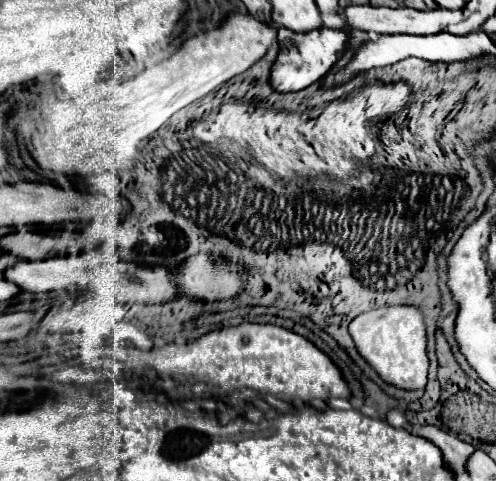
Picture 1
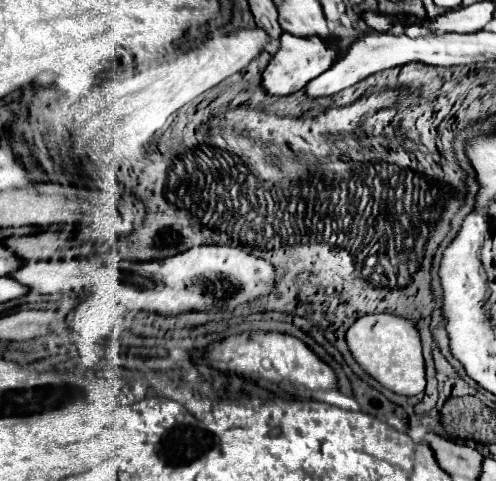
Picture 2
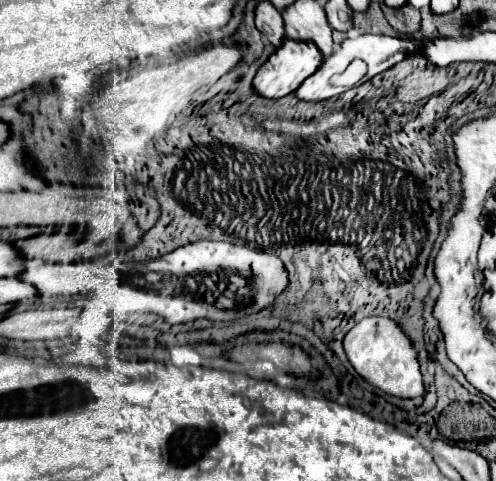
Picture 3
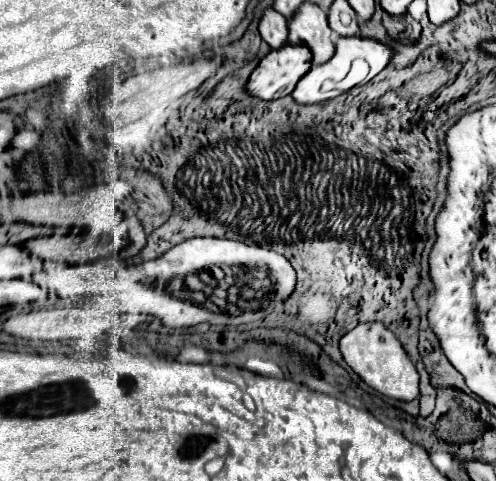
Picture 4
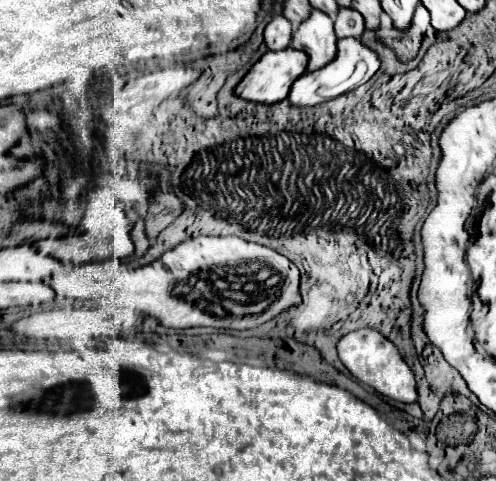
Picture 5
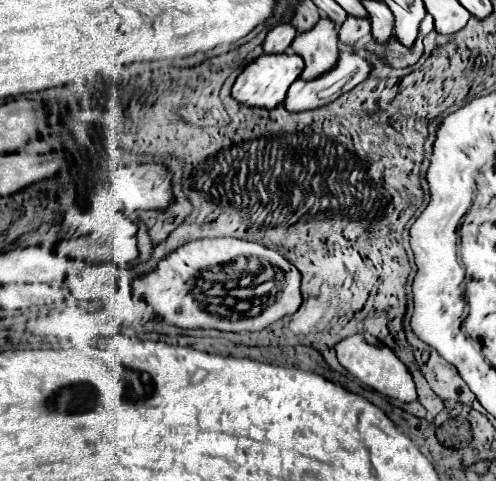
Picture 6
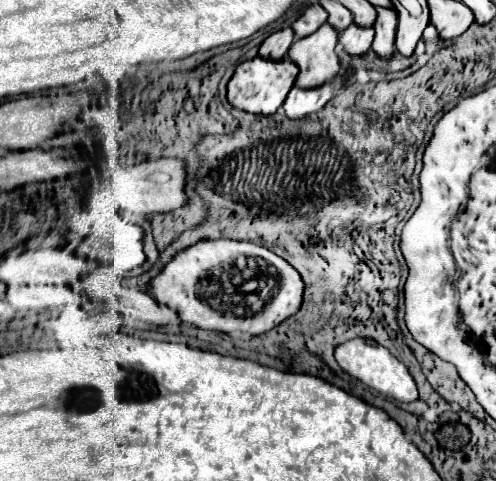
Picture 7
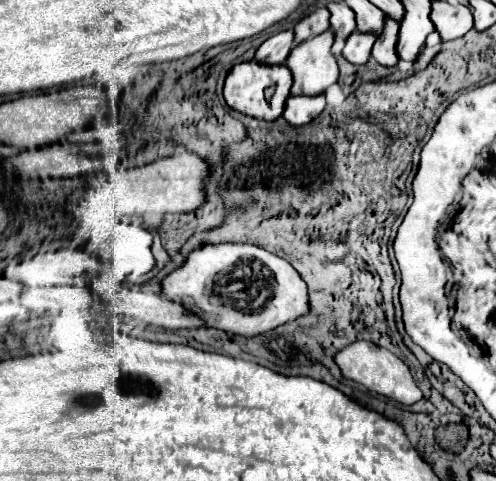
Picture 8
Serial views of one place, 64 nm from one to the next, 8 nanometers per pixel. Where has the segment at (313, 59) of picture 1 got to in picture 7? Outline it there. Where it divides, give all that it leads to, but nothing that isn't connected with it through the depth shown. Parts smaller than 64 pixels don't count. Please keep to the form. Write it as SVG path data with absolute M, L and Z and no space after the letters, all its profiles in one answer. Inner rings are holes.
M256 56L254 60L248 60L248 62L242 62L236 66L236 70L228 82L228 88L226 88L228 90L228 102L234 108L244 110L244 112L270 116L284 104L288 92L294 86L296 74L298 74L298 68L290 60L272 62L272 60L264 60L264 58Z

